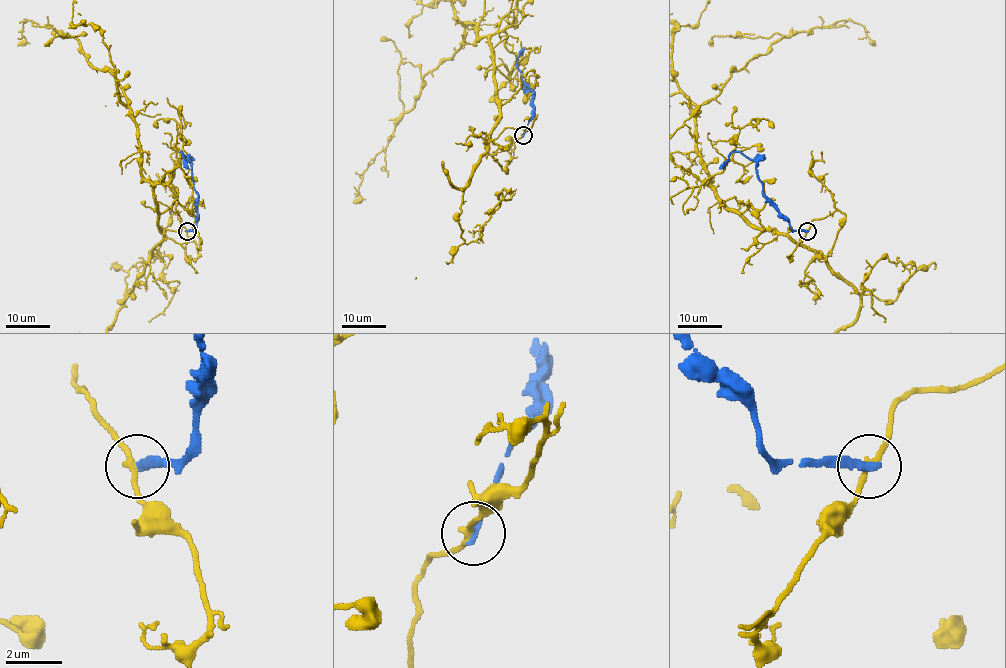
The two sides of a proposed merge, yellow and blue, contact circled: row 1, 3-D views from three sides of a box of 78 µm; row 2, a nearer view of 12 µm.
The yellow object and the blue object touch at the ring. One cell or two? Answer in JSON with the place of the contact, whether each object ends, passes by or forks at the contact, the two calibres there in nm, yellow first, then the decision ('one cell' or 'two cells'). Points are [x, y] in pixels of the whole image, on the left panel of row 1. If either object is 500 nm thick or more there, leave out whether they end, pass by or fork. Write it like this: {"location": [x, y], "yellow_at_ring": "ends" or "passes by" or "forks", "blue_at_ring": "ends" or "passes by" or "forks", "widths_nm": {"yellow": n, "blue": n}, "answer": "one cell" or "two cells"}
{"location": [187, 231], "yellow_at_ring": "passes by", "blue_at_ring": "ends", "widths_nm": {"yellow": 200, "blue": 240}, "answer": "two cells"}

